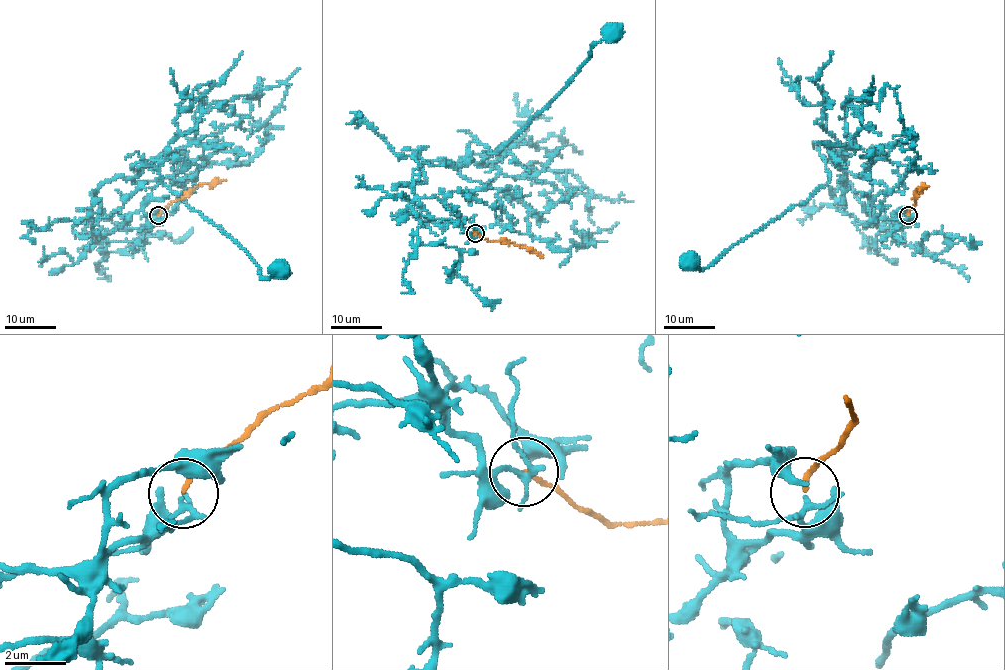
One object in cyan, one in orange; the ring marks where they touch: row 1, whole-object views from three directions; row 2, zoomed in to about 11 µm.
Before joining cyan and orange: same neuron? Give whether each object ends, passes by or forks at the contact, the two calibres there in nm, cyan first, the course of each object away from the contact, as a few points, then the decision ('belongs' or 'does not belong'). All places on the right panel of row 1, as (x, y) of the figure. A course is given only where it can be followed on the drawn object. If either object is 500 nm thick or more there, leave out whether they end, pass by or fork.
cyan forks there; orange ends there; 130 nm thick on the cyan side, 140 nm on the other; cyan runs (908, 216), (865, 227), (843, 167), (823, 156), (829, 180), (805, 202), (705, 268), (689, 258); orange runs (908, 215), (916, 203), (915, 194), (919, 187), (928, 186); belongs

